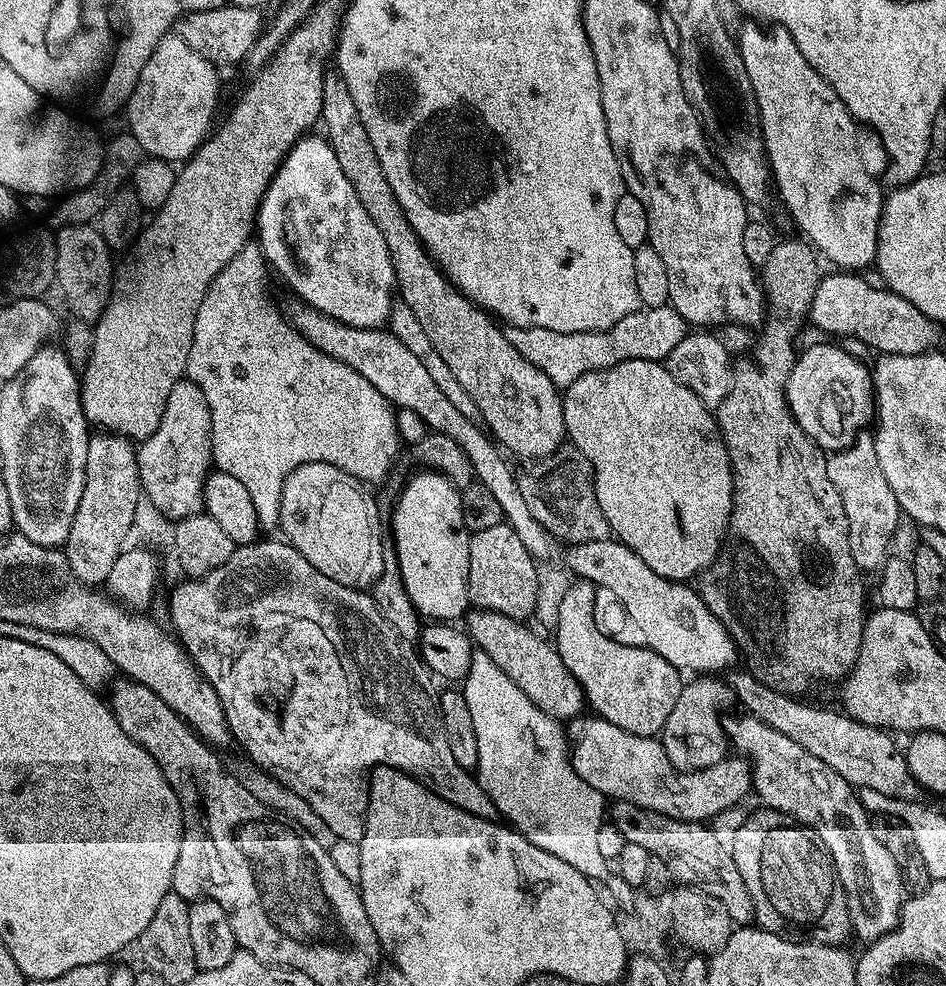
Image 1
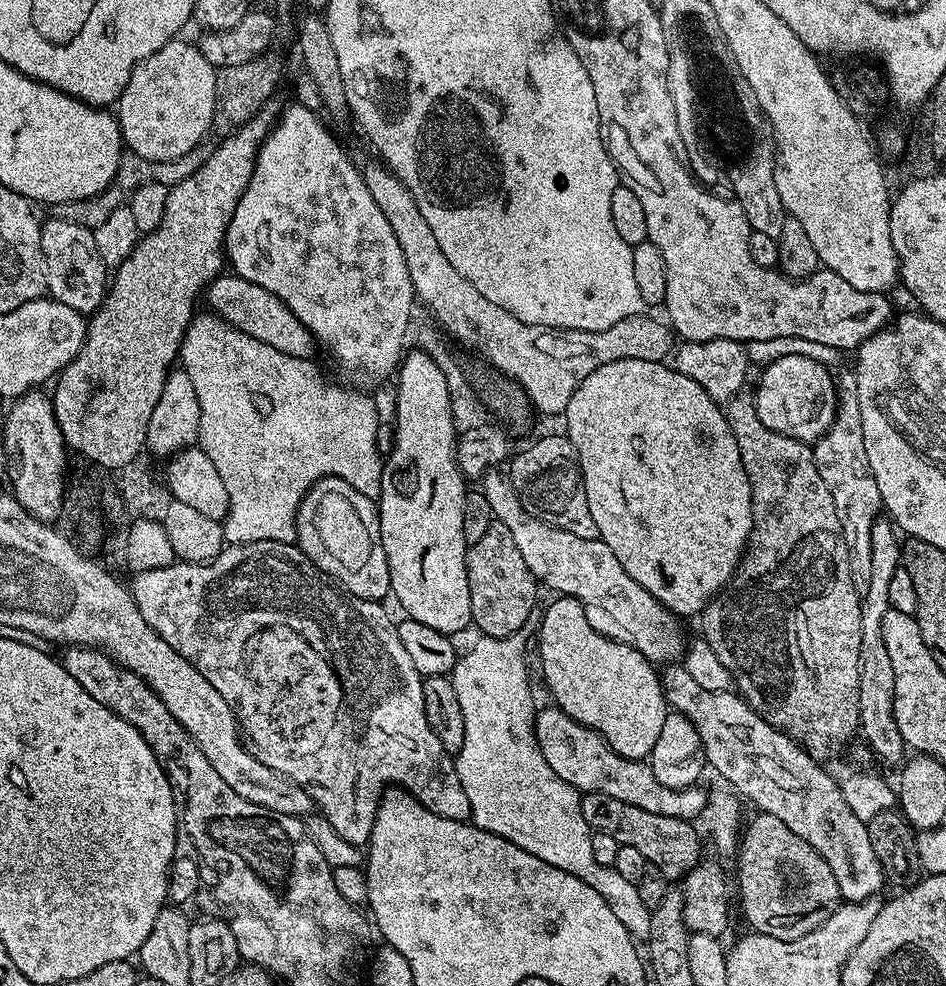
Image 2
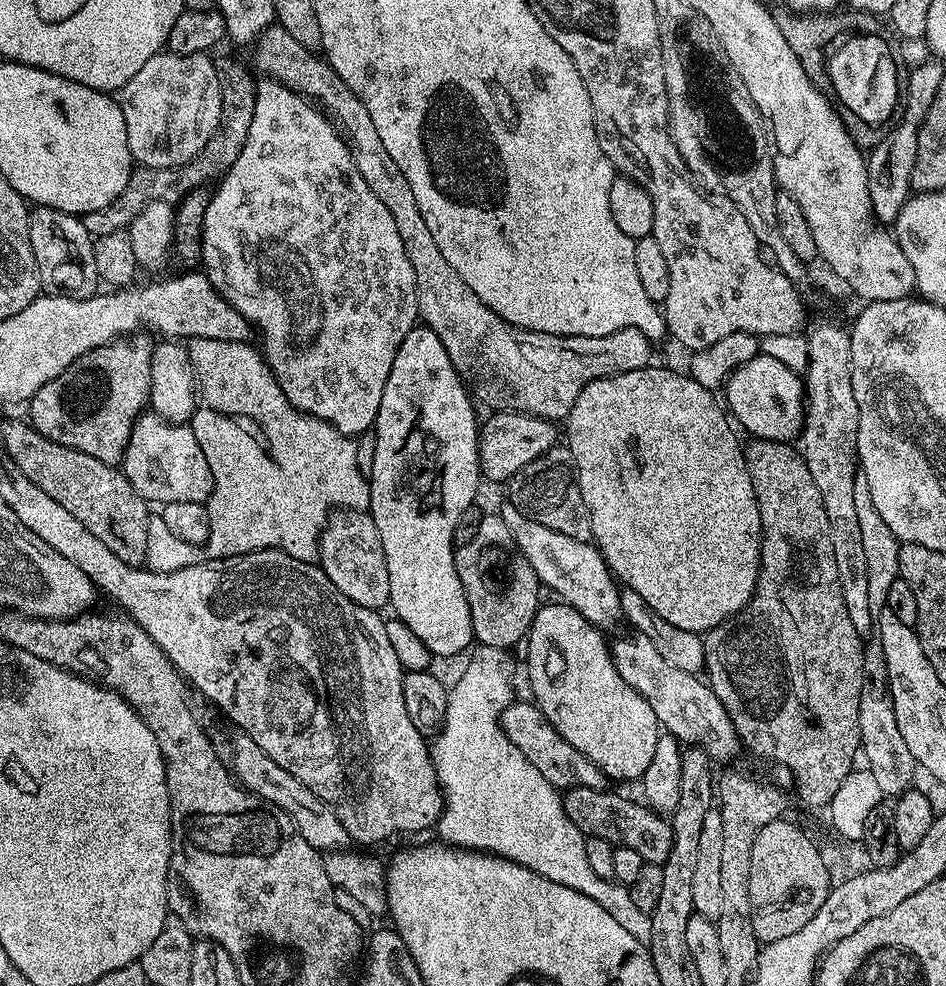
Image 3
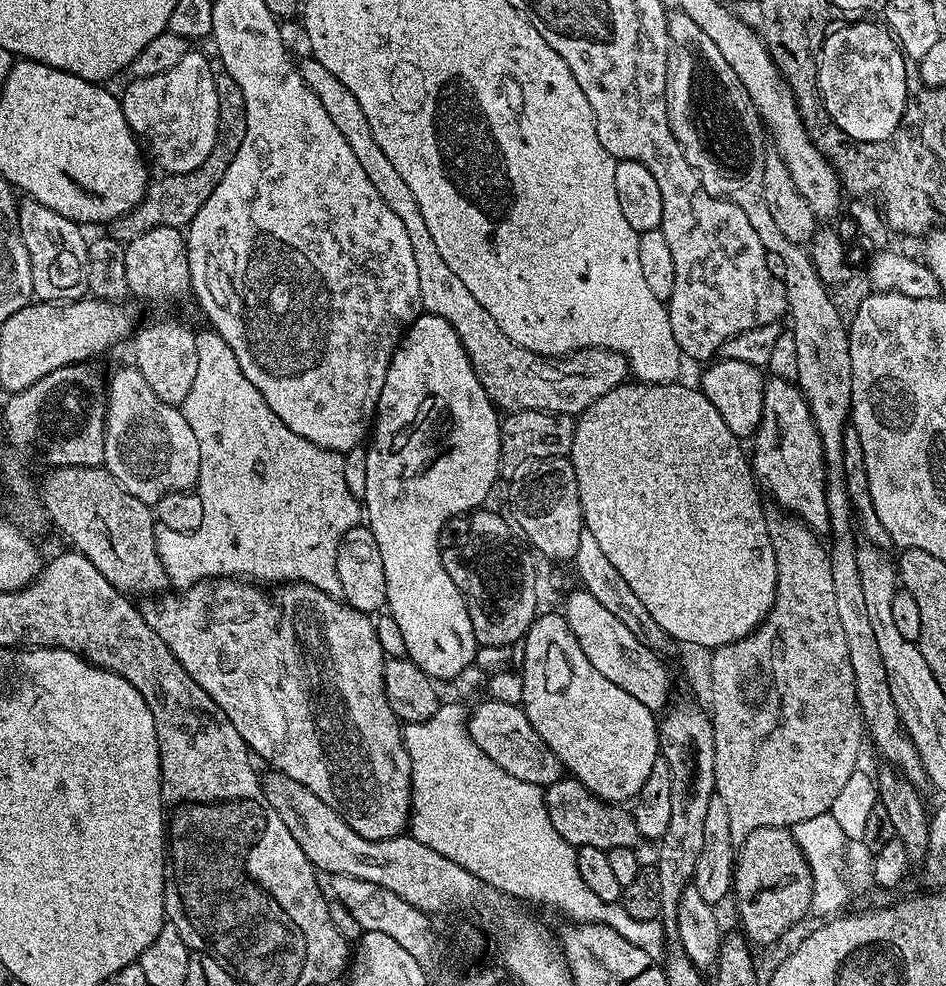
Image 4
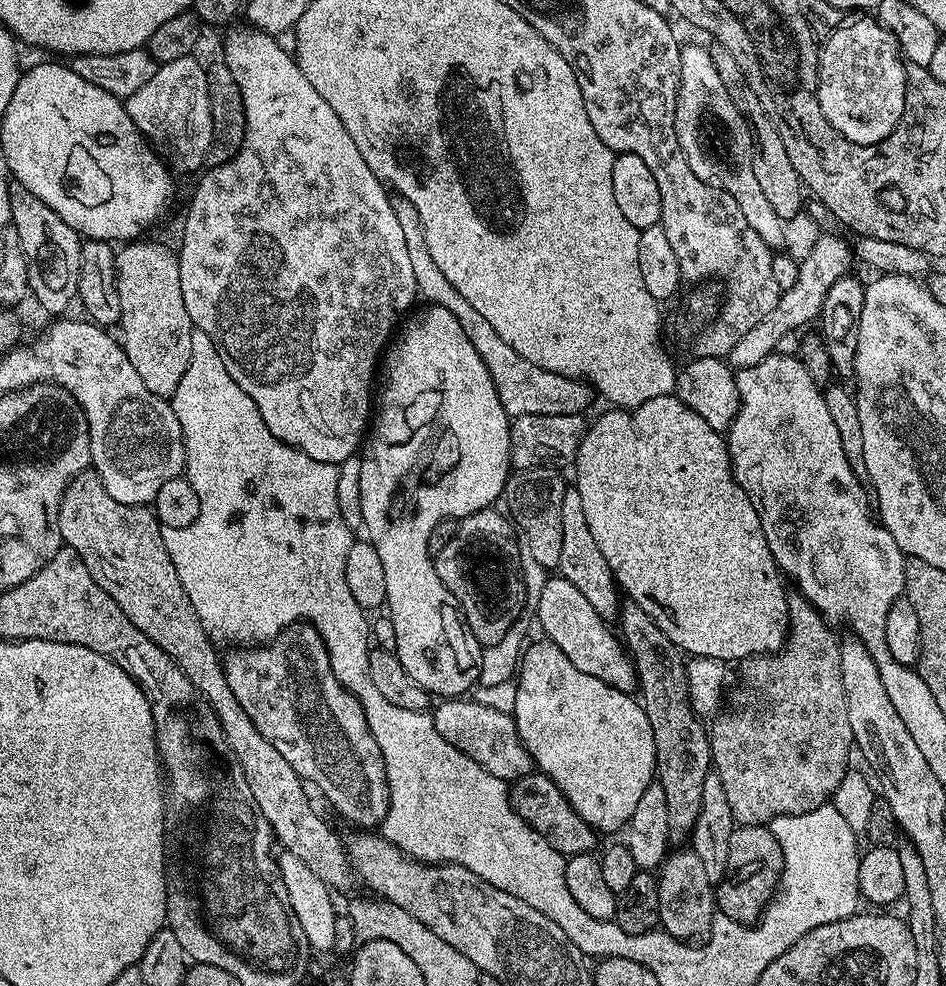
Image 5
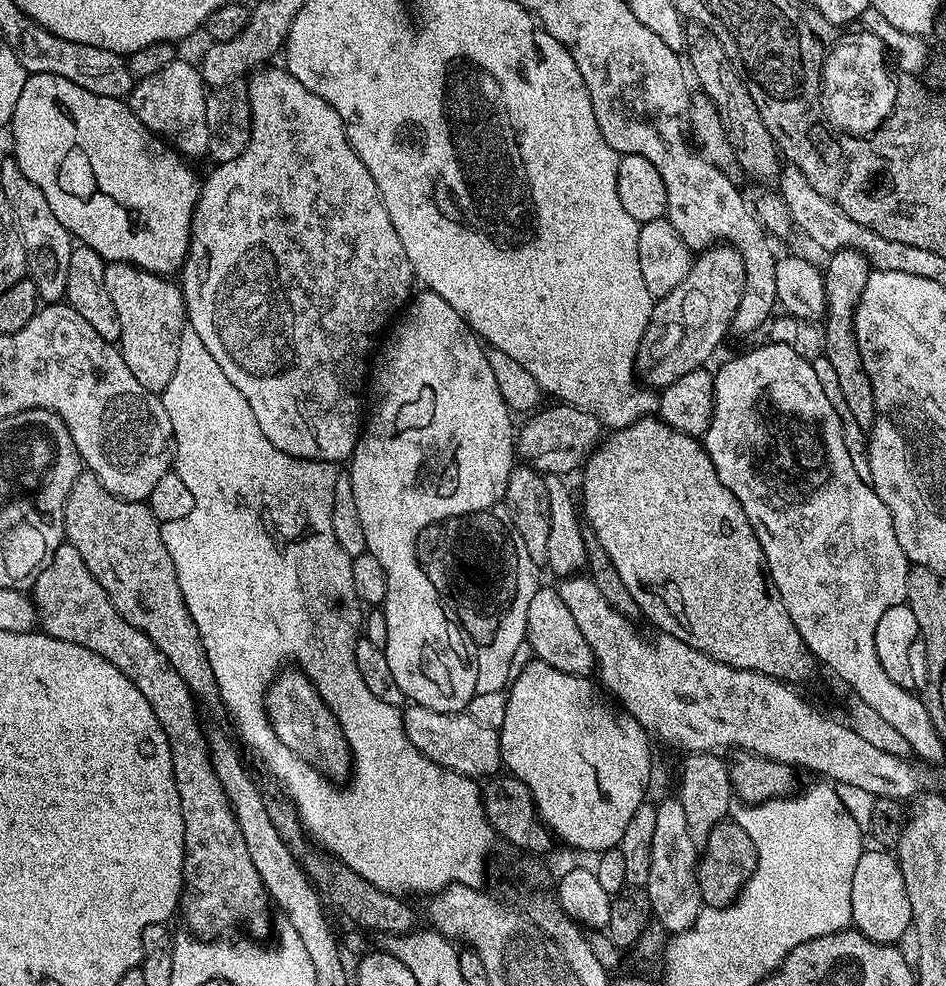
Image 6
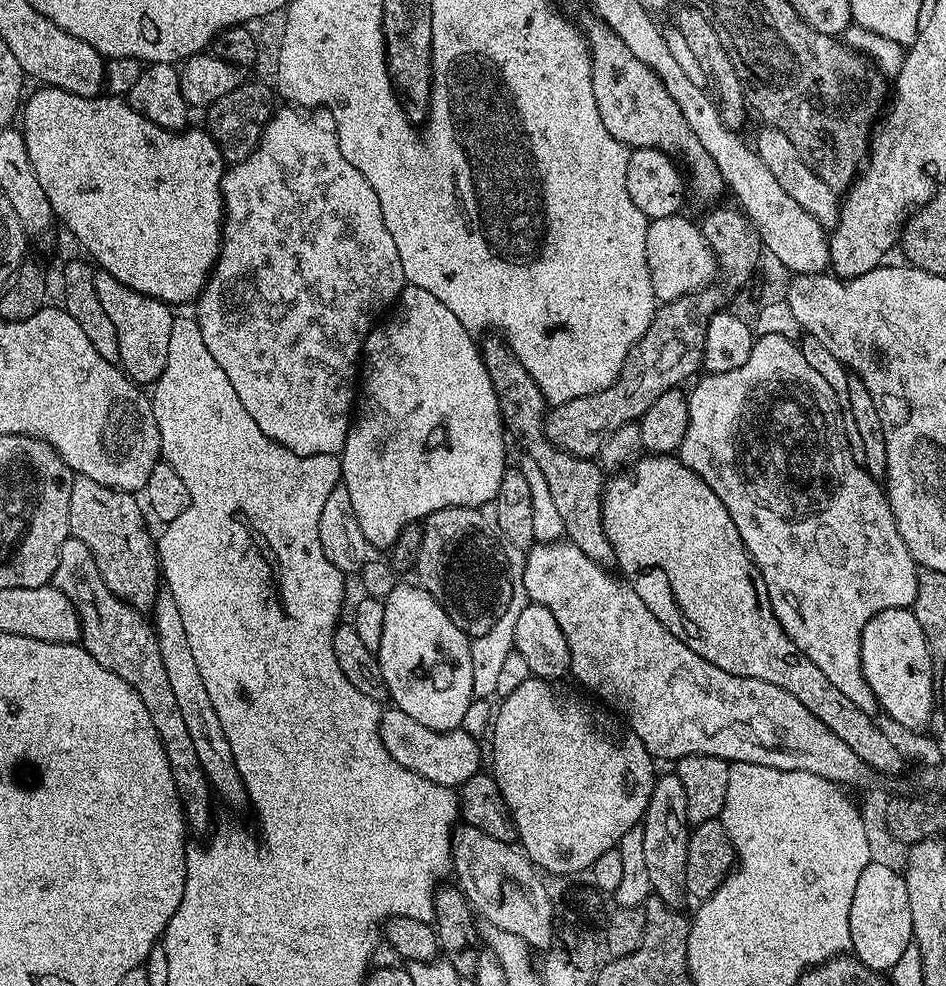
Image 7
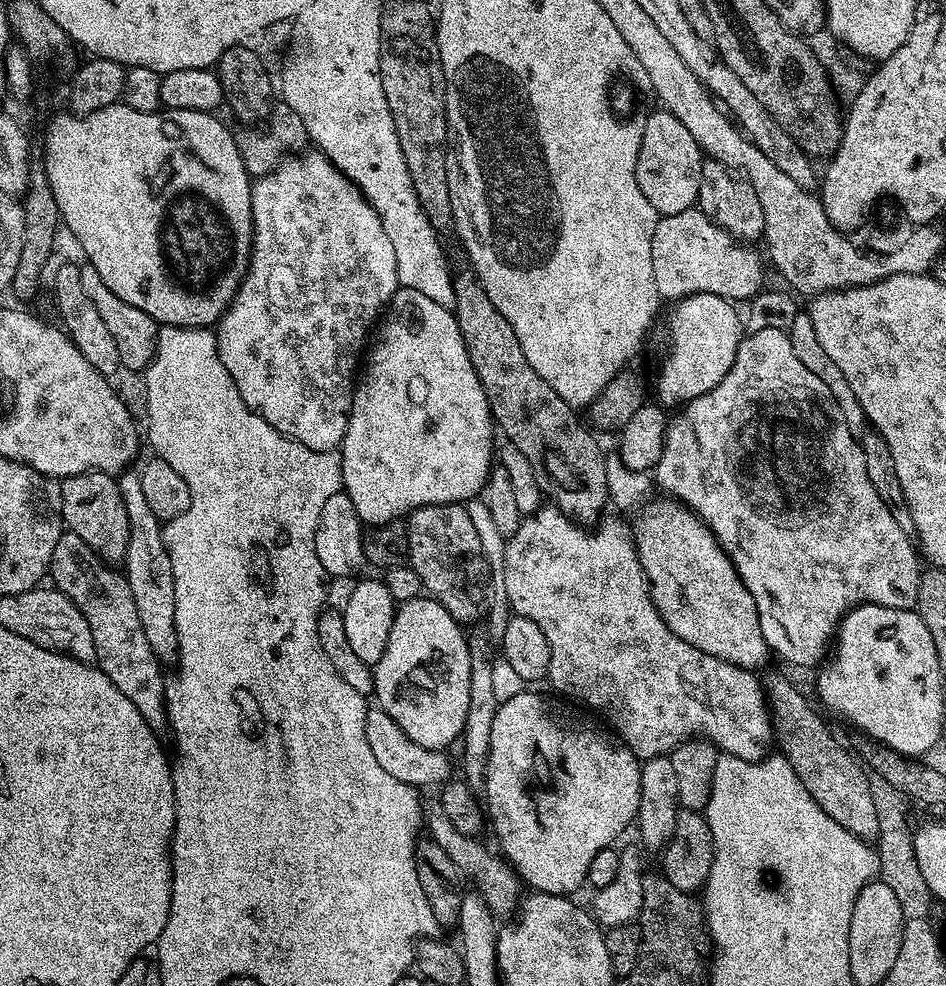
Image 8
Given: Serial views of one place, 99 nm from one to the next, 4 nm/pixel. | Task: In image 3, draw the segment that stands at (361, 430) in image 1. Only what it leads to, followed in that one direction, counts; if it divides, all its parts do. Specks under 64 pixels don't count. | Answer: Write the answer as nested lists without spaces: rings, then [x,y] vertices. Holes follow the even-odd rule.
[[[198,338],[187,345],[188,353],[196,366],[196,382],[198,399],[196,413],[192,415],[190,427],[194,438],[198,438],[198,446],[202,446],[202,454],[206,454],[206,462],[210,462],[212,475],[212,493],[206,501],[210,518],[210,534],[206,545],[207,555],[213,560],[221,560],[223,556],[237,556],[252,552],[256,548],[281,548],[290,558],[298,558],[307,564],[316,564],[320,559],[320,534],[327,524],[333,510],[368,510],[370,509],[370,480],[358,466],[358,450],[353,437],[342,434],[334,426],[324,420],[307,416],[300,412],[286,398],[272,371],[262,359],[261,353],[251,348],[251,343],[243,340],[215,340],[214,338]]]

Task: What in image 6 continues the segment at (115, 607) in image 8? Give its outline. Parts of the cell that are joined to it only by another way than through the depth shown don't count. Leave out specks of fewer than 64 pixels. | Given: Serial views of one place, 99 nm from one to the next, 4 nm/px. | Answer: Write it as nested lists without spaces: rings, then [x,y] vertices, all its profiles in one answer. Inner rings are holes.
[[[65,542],[54,550],[50,566],[38,574],[30,595],[36,603],[39,627],[46,635],[86,646],[86,650],[94,650],[94,654],[118,666],[142,690],[142,698],[150,702],[150,710],[154,710],[154,718],[158,718],[158,726],[166,734],[184,819],[184,891],[180,893],[178,909],[179,915],[184,915],[183,927],[197,938],[220,938],[227,928],[239,924],[248,928],[266,927],[270,897],[258,870],[254,870],[254,862],[250,862],[250,850],[246,850],[226,790],[218,782],[218,774],[214,774],[208,738],[196,717],[197,703],[178,670],[170,666],[166,654],[142,630],[130,626],[114,610],[114,602],[110,602],[106,590],[90,574],[86,562],[82,562],[82,554],[72,544]]]

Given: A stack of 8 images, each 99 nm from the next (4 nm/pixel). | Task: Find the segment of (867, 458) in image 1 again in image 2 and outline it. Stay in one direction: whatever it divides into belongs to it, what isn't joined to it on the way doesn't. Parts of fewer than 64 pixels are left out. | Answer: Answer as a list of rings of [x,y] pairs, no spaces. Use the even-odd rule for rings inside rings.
[[[848,371],[838,376],[838,388],[834,422],[820,435],[819,440],[811,445],[811,450],[818,466],[818,474],[822,474],[822,482],[826,482],[826,490],[830,490],[830,498],[834,498],[834,510],[838,510],[840,532],[844,536],[850,562],[850,582],[854,582],[856,591],[862,594],[866,586],[870,586],[870,530],[881,515],[882,505],[878,484],[874,482],[874,474],[870,474],[870,462],[866,462],[866,442],[862,438],[862,410],[858,406],[855,375]]]

